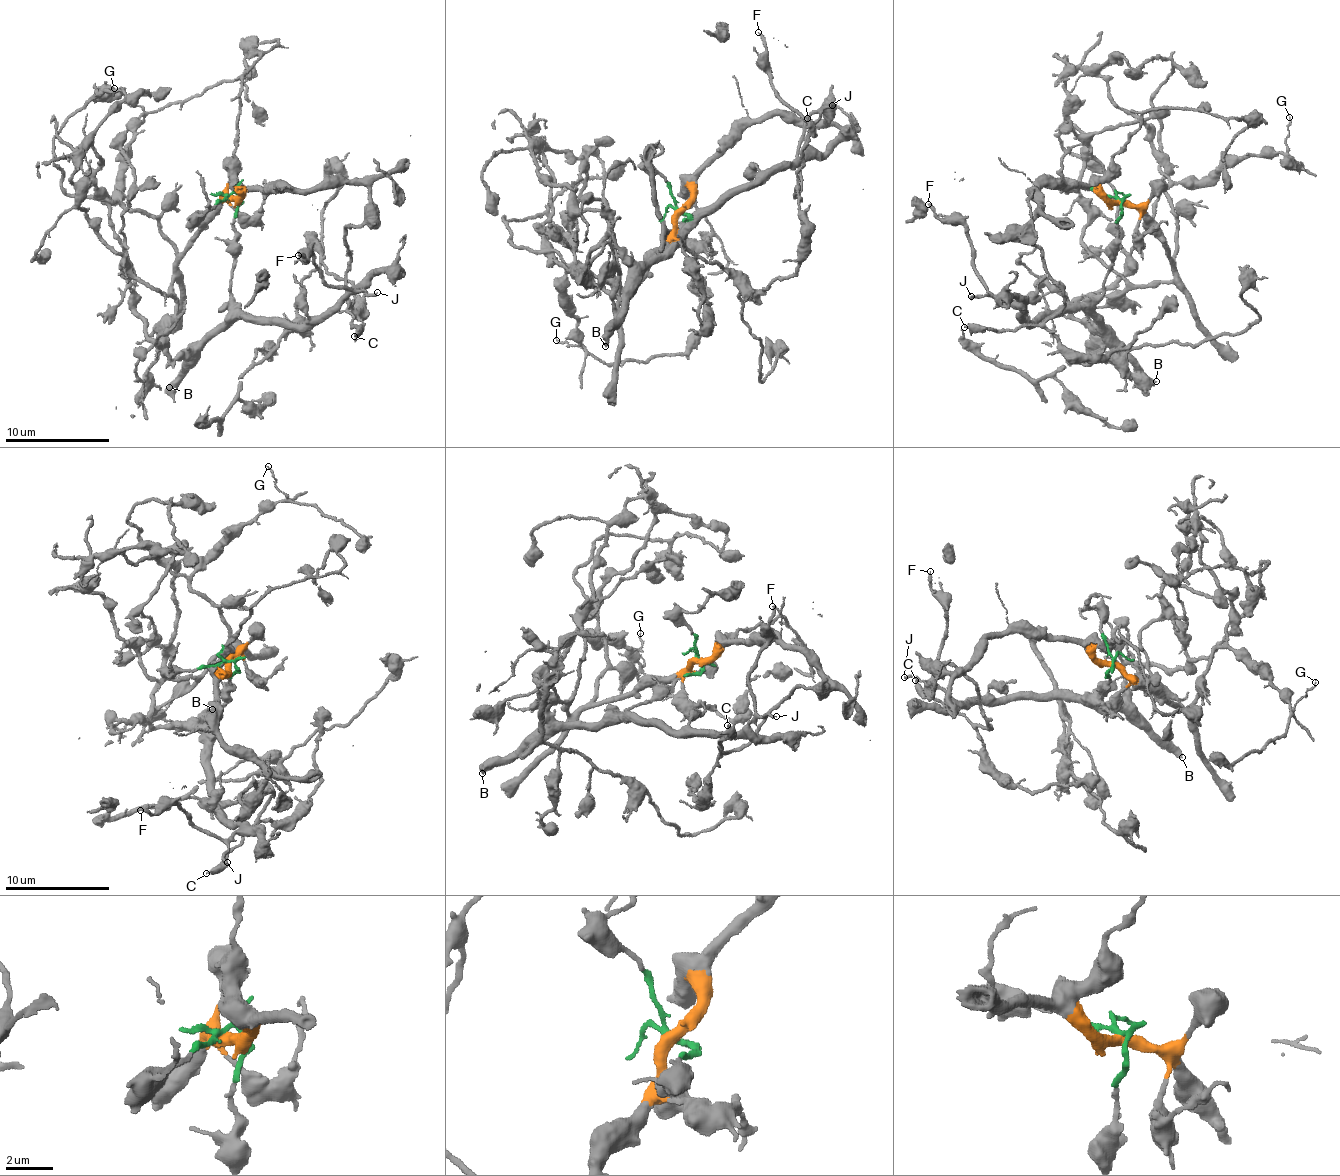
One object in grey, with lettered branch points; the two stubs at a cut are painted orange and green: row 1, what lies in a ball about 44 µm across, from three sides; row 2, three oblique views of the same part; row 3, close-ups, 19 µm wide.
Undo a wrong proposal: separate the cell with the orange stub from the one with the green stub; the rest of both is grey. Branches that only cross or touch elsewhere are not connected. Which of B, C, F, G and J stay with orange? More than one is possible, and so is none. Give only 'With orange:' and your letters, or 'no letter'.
With orange: C, G

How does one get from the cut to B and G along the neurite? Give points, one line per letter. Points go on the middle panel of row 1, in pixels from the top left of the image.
B: (679, 211), (689, 219), (683, 221), (681, 238), (677, 238), (675, 249), (659, 255), (642, 275), (605, 345)
G: (679, 212), (667, 244), (622, 295), (581, 264), (570, 268), (566, 314), (577, 319), (583, 350), (556, 339)

